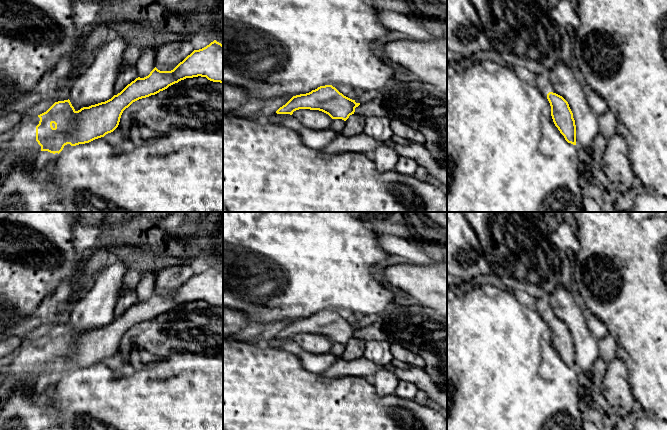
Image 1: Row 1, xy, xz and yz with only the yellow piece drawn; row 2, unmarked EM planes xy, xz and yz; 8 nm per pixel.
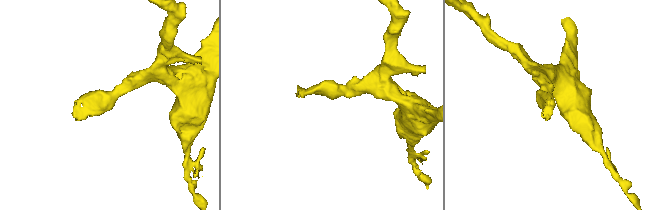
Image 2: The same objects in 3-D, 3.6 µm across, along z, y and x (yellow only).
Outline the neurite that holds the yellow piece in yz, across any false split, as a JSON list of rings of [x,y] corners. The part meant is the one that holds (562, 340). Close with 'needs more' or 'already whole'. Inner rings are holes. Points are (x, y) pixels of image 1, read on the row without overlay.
[[[549,316],[547,323],[555,350],[568,367],[576,369],[576,349],[568,326],[560,319]]]; already whole

